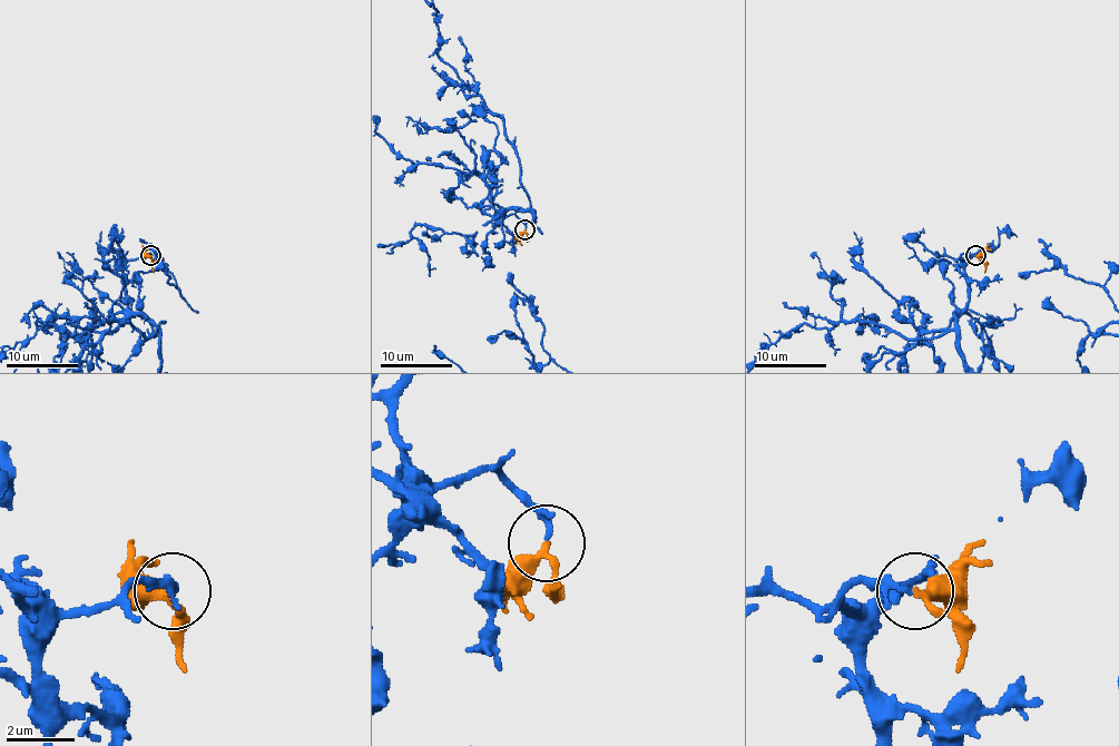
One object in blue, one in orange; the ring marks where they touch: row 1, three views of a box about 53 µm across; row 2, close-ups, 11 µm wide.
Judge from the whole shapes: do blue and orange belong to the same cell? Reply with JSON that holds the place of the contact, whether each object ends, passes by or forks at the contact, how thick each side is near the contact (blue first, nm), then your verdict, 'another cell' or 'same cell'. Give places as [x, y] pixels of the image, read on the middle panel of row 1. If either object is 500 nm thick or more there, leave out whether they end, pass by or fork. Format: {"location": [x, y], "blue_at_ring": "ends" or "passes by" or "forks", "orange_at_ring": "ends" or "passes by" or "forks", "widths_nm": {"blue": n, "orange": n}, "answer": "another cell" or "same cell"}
{"location": [524, 229], "blue_at_ring": "passes by", "orange_at_ring": "passes by", "widths_nm": {"blue": 150, "orange": 280}, "answer": "same cell"}

